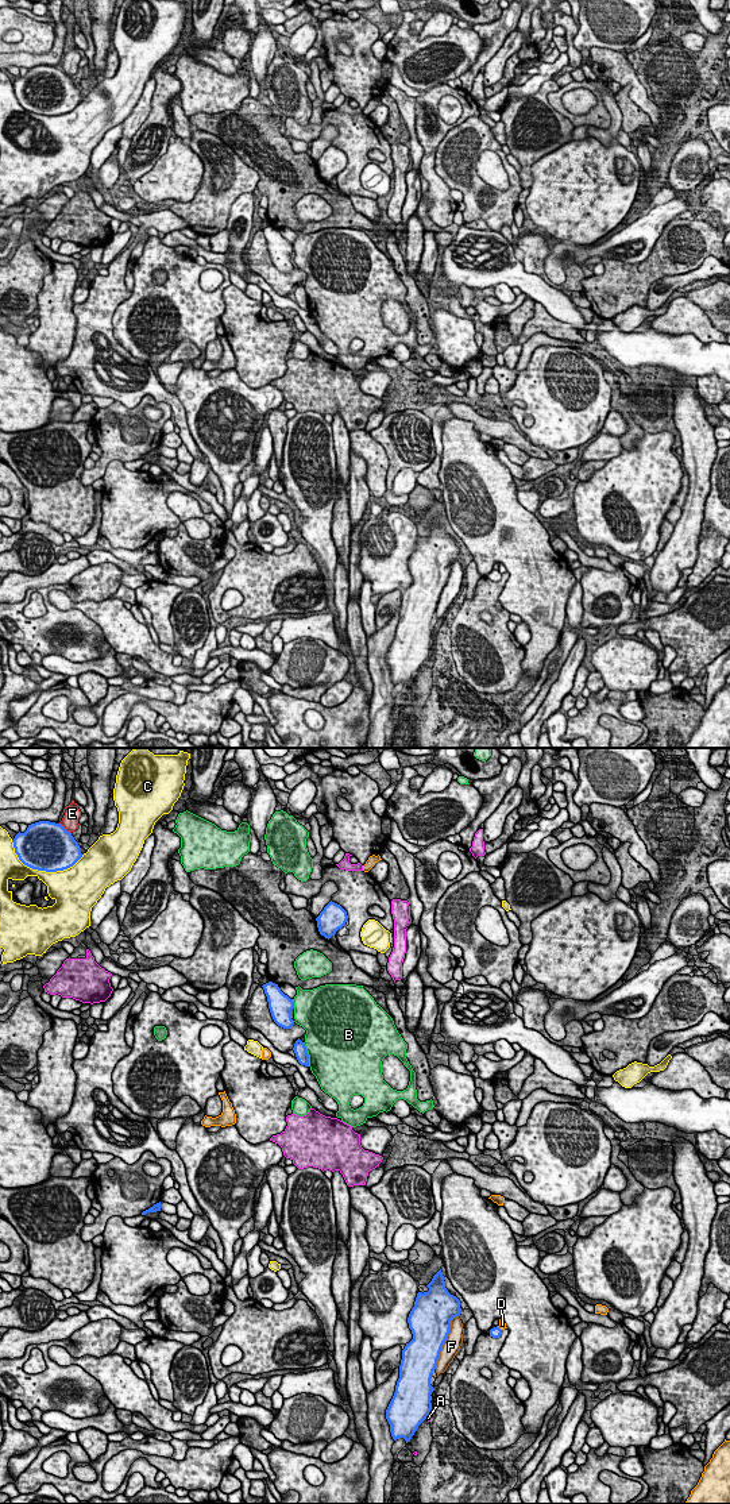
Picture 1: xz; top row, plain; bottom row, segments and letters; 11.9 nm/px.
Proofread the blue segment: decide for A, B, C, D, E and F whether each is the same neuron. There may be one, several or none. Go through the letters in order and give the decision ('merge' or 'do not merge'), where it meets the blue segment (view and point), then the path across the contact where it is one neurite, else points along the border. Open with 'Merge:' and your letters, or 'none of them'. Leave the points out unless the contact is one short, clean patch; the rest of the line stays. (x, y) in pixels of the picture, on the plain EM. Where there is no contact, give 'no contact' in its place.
Merge: none of them
A: do not merge; meets blue in xz at (427, 660)
B: do not merge; meets blue in xz at (308, 299)
C: do not merge; meets blue in xz at (42, 114)
D: do not merge; meets blue in xz at (499, 573)
E: do not merge; meets blue in xz at (64, 72)
F: do not merge; meets blue in xz at (445, 583)

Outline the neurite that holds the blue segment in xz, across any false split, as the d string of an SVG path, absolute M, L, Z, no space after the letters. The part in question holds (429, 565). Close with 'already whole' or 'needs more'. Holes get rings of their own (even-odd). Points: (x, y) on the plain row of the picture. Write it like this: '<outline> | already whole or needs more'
M440 513L426 529L429 535L417 537L414 551L408 562L413 583L406 587L402 594L399 622L395 629L394 640L386 653L386 663L390 668L390 676L394 684L403 682L408 687L418 670L430 659L430 639L434 635L430 629L430 622L436 613L441 591L449 578L451 564L459 560L461 555L460 544L448 536L444 522Z | already whole

